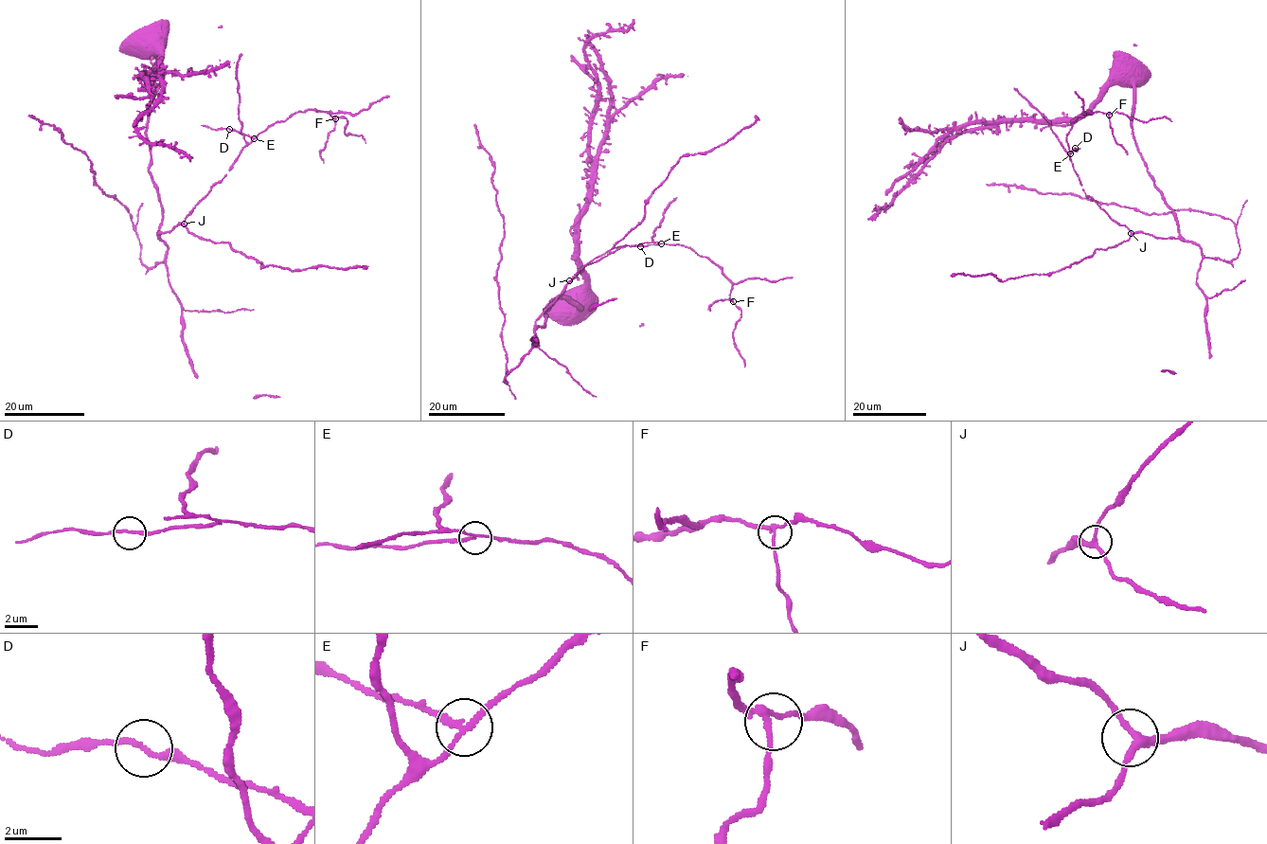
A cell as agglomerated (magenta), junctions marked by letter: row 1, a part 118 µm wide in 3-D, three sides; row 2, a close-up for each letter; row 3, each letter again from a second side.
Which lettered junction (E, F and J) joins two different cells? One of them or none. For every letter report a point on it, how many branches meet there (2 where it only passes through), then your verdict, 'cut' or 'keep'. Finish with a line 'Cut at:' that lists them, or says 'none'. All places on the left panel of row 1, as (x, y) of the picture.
E: place (254, 138); branches 3; cut
F: place (335, 118); branches 3; keep
J: place (184, 224); branches 3; keep
Cut at: E

